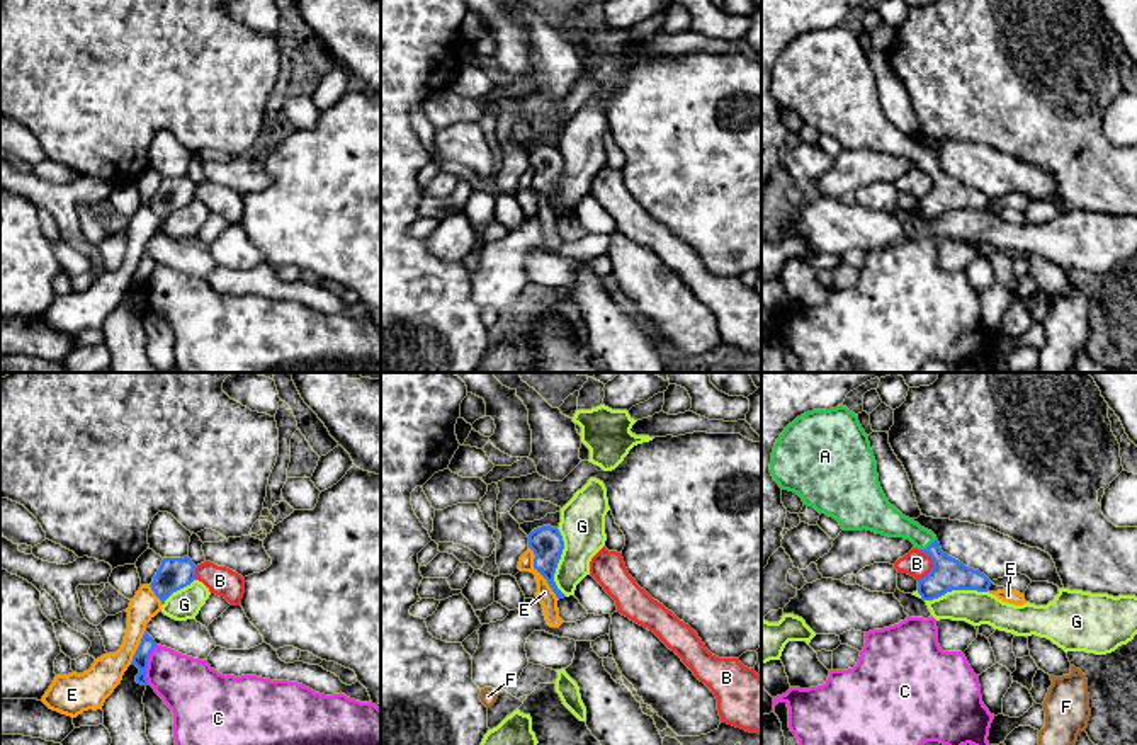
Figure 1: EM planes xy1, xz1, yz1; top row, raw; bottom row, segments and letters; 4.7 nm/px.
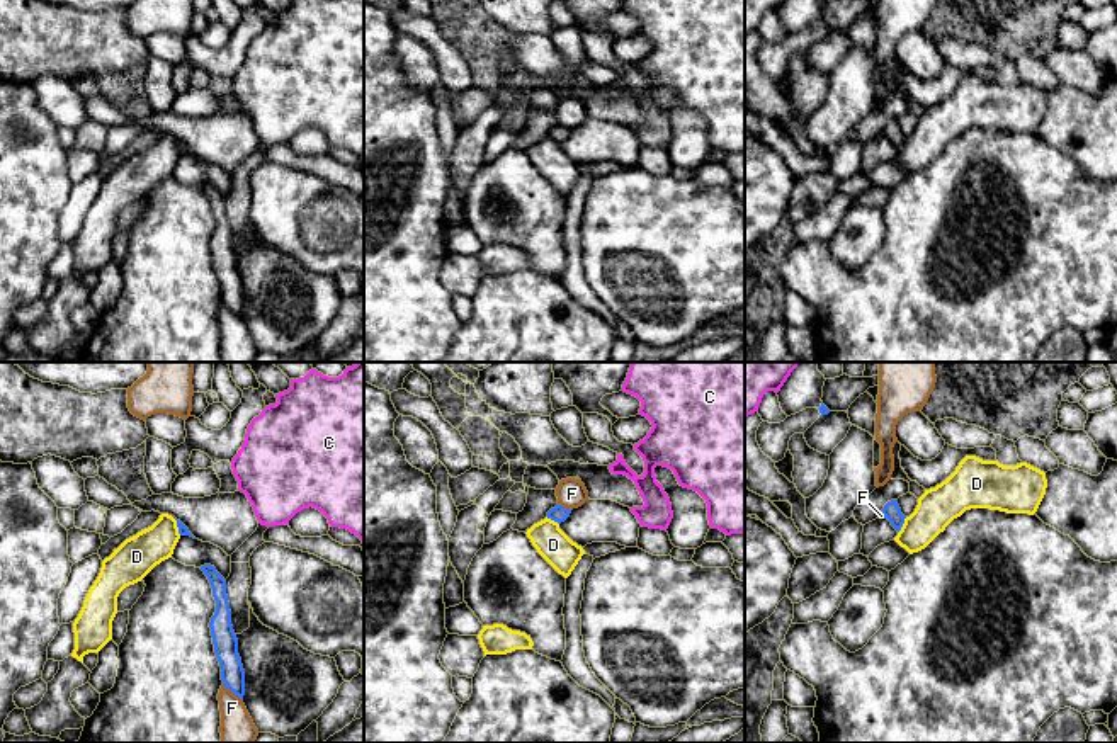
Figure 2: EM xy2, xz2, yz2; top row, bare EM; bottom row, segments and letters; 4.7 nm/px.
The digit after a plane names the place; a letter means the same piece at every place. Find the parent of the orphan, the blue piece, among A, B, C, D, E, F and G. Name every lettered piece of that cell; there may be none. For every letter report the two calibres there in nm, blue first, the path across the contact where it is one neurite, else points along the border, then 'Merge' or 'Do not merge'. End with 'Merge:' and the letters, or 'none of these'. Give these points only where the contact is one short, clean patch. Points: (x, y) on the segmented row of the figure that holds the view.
A: Thickness 160 nm (blue) against 150 nm. Path across: yz1 (947, 574), (930, 545), (913, 531), (884, 519). Merge
B: Thickness 160 nm (blue) against 130 nm. Boundary: yz1 (922, 550), (932, 560), (932, 568), (918, 580). Do not merge
C: Thickness 70 nm (blue) against 280 nm. Boundary: xy1 (157, 645), (148, 660), (147, 684). Do not merge
D: Thickness 90 nm (blue) against 190 nm. Boundary: yz2 (907, 517), (898, 533). Do not merge
E: Thickness 150 nm (blue) against 80 nm. Do not merge
F: Thickness 120 nm (blue) against 170 nm. Do not merge
G: Thickness 150 nm (blue) against 220 nm. Boundary: xz1 (556, 528), (563, 553), (554, 584), (566, 596). Do not merge
Merge: A

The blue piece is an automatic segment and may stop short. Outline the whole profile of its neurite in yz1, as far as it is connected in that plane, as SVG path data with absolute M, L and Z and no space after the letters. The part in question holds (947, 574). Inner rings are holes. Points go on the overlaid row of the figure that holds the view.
M846 407L812 410L789 424L775 442L770 473L782 490L797 493L804 505L836 519L843 531L867 529L889 537L904 537L926 553L933 560L933 568L918 580L918 594L923 600L938 599L952 590L989 590L991 580L984 573L943 553L931 531L889 503L879 483L868 435Z

